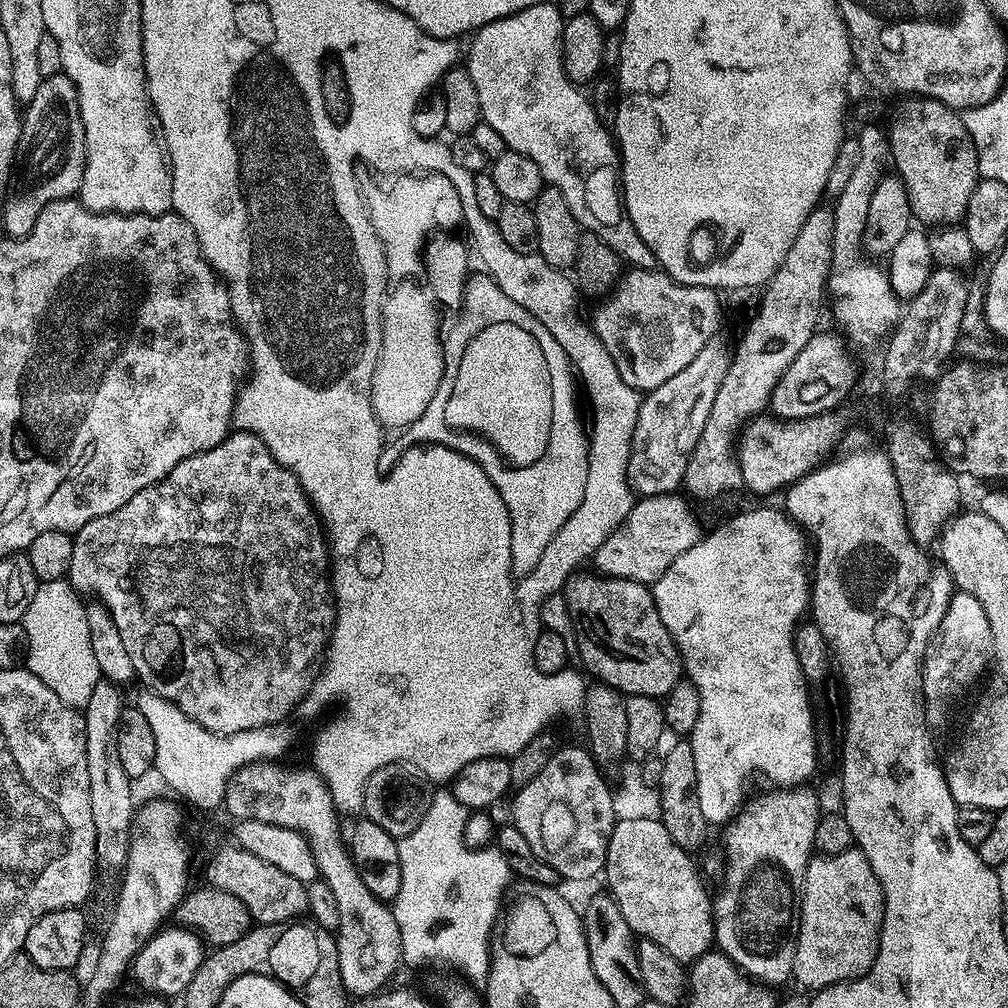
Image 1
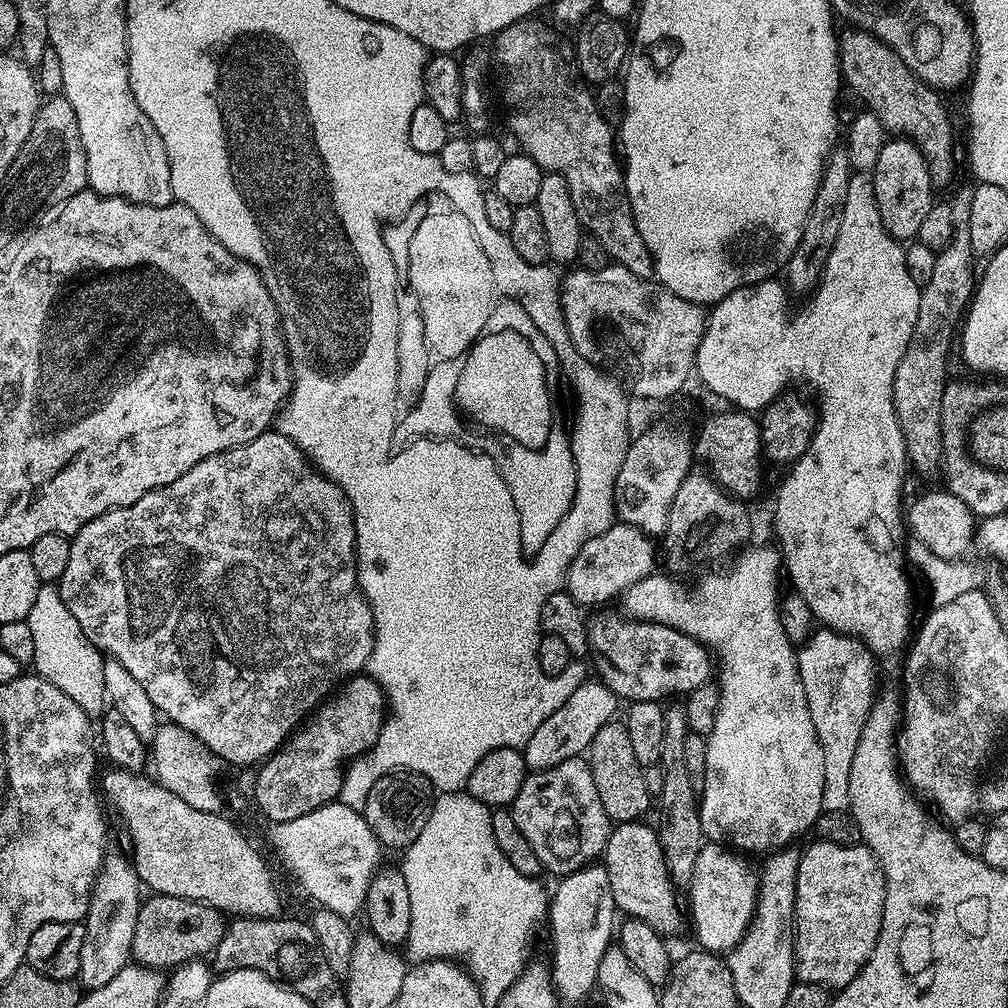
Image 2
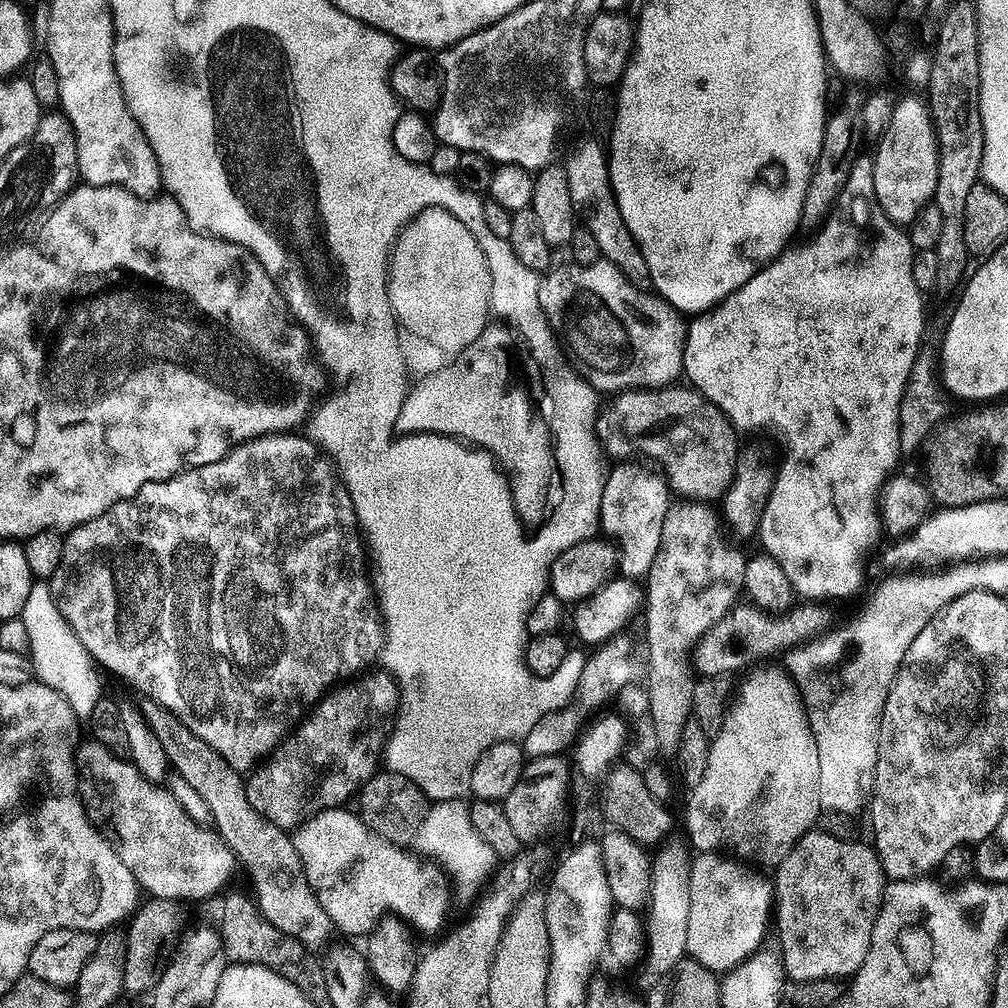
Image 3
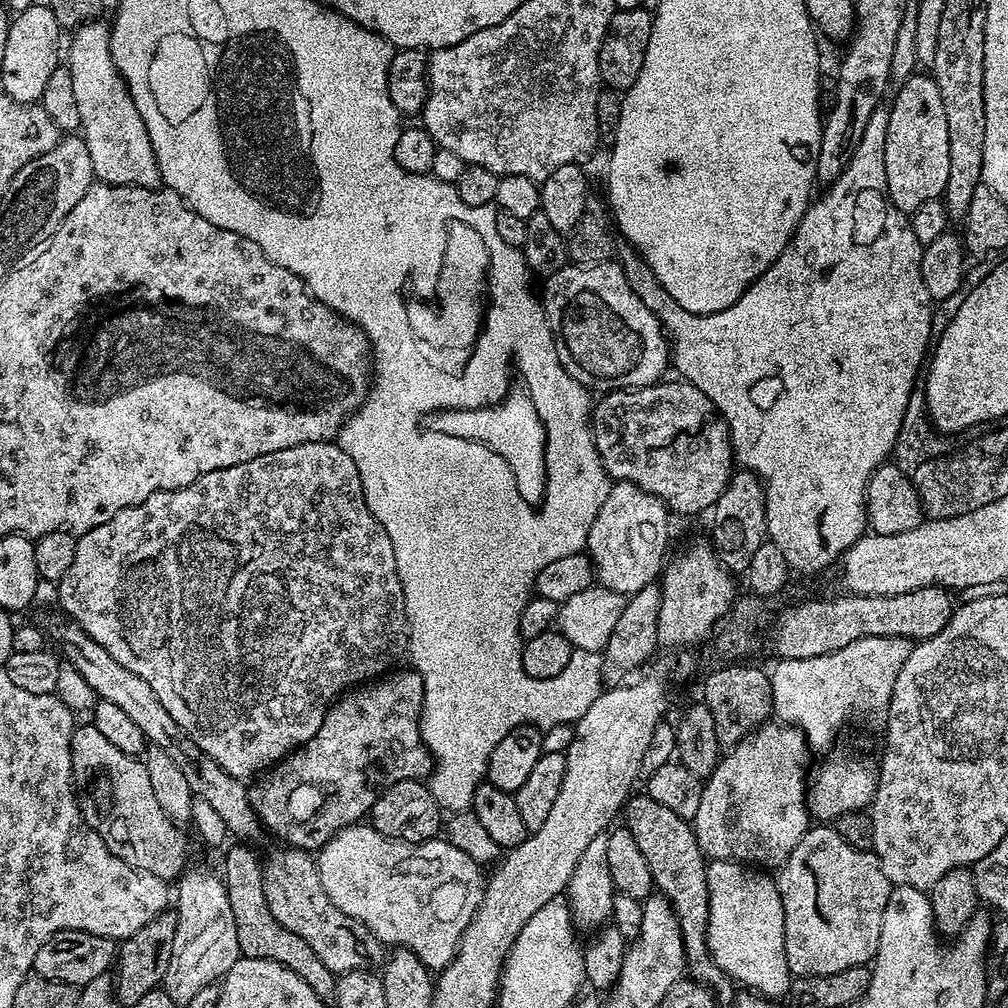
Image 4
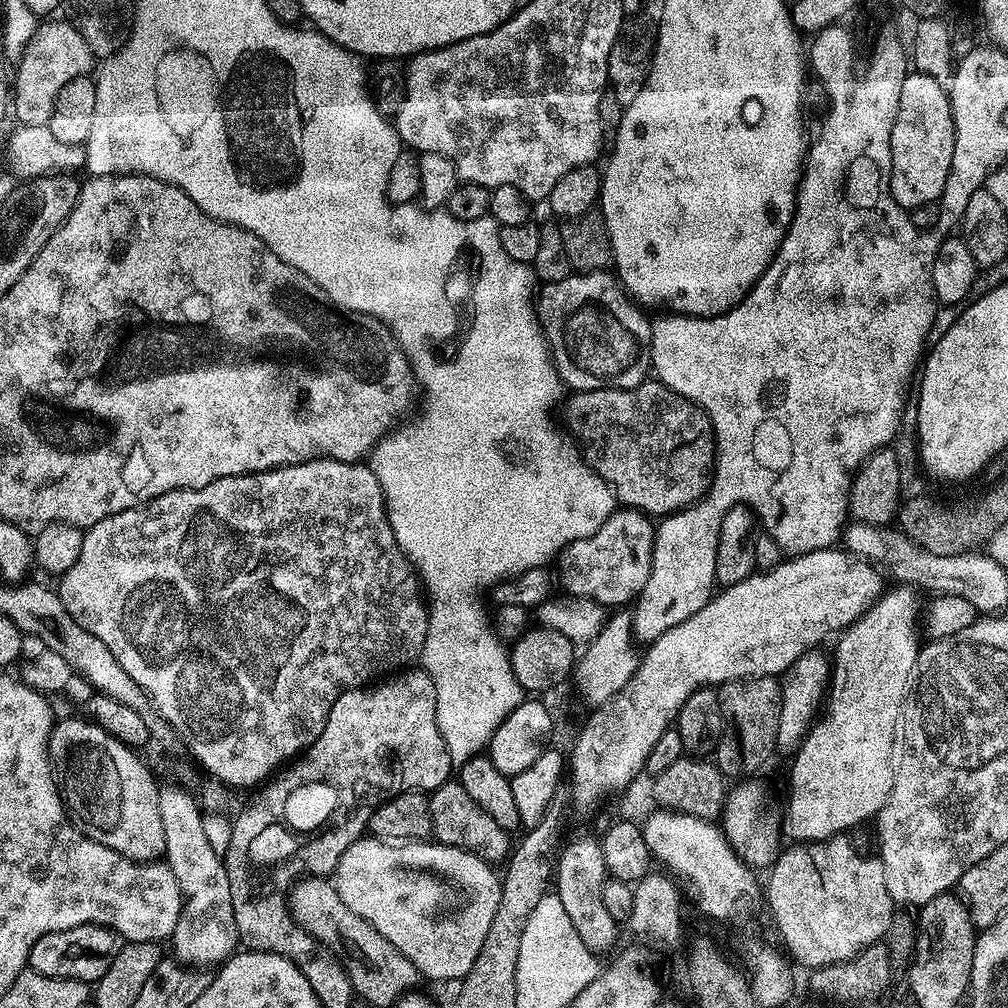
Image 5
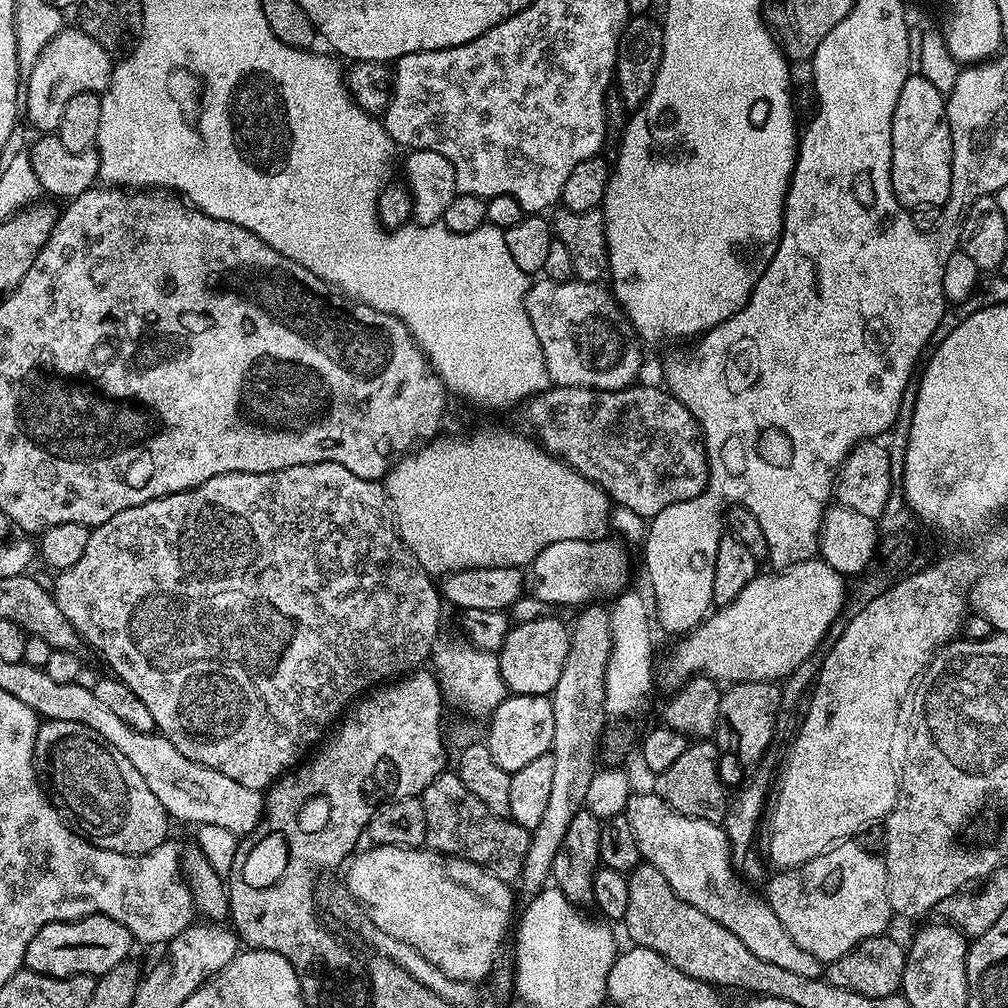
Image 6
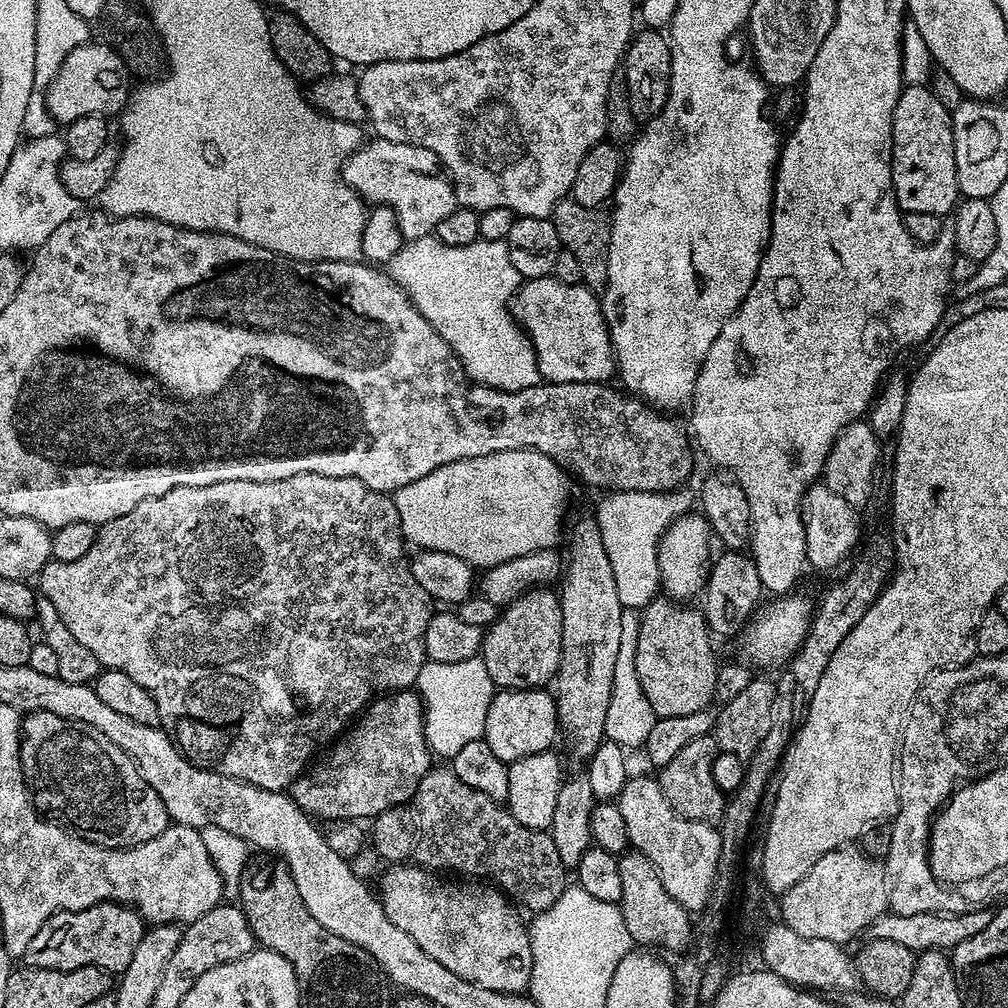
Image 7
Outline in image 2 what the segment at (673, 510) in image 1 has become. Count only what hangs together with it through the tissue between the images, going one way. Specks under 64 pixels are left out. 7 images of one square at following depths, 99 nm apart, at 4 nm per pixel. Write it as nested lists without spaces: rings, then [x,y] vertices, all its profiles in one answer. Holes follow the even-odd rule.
[[[623,522],[613,523],[602,534],[590,538],[578,550],[574,562],[566,573],[566,590],[581,606],[604,606],[611,596],[623,597],[630,586],[653,575],[656,564],[656,548],[641,528]]]

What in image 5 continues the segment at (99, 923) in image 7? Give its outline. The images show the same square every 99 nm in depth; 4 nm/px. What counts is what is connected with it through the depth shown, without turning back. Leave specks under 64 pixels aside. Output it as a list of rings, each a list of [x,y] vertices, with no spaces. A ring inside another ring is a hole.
[[[83,924],[70,930],[58,930],[38,938],[28,955],[28,967],[38,974],[46,974],[63,980],[95,982],[110,970],[110,962],[118,958],[122,938],[103,924]]]

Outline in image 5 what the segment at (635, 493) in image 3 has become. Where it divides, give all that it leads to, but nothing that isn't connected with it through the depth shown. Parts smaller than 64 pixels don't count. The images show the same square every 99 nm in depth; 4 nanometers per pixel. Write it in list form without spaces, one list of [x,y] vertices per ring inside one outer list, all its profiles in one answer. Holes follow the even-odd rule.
[[[627,506],[621,507],[619,510],[612,512],[610,518],[606,518],[606,522],[602,522],[602,526],[594,534],[590,534],[590,538],[582,538],[576,540],[573,544],[569,544],[558,557],[558,565],[560,564],[560,580],[558,576],[558,584],[560,584],[568,596],[585,596],[594,602],[598,602],[601,606],[609,606],[608,604],[618,604],[614,606],[628,606],[635,601],[636,597],[640,595],[641,590],[646,586],[646,578],[650,578],[650,566],[652,565],[652,551],[654,550],[654,538],[656,537],[656,529],[653,521],[649,519],[645,513],[636,511],[635,508]]]

